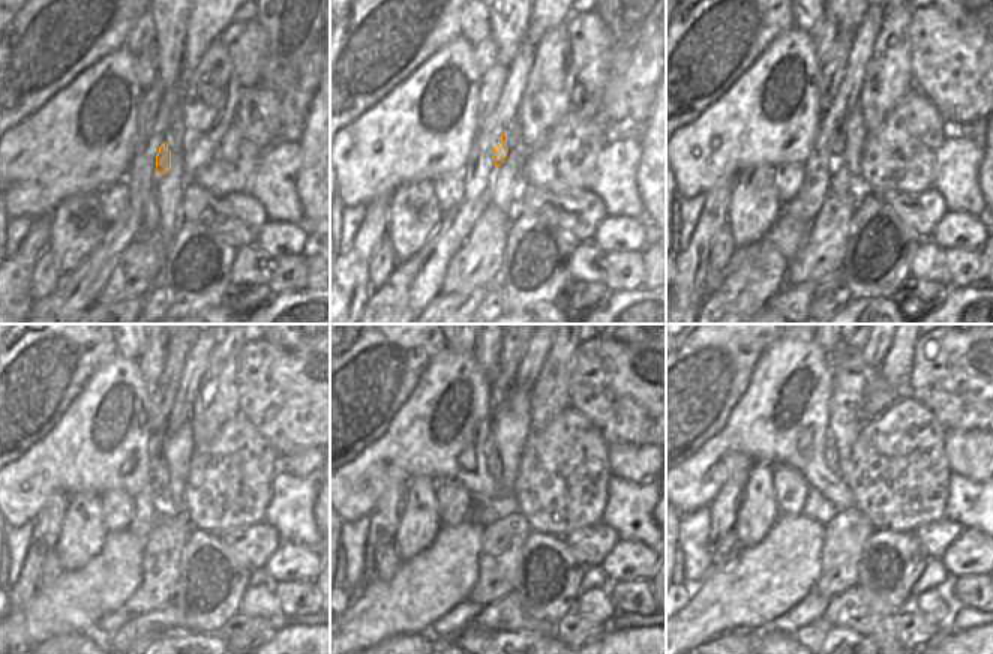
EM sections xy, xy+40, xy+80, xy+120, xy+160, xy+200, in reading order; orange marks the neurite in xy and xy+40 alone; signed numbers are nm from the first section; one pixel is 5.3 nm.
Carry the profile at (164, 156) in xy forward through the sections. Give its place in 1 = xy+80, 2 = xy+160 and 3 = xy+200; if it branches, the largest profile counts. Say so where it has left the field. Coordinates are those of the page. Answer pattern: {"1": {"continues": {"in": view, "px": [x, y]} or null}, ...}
{"1": {"continues": {"in": "xy+80", "px": [837, 149]}}, "2": {"continues": {"in": "xy+160", "px": [492, 459]}}, "3": {"continues": {"in": "xy+200", "px": [830, 447]}}}

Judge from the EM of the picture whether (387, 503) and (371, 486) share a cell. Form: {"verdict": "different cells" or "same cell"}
{"verdict": "different cells"}

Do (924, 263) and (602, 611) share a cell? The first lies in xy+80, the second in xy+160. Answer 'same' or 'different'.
same

